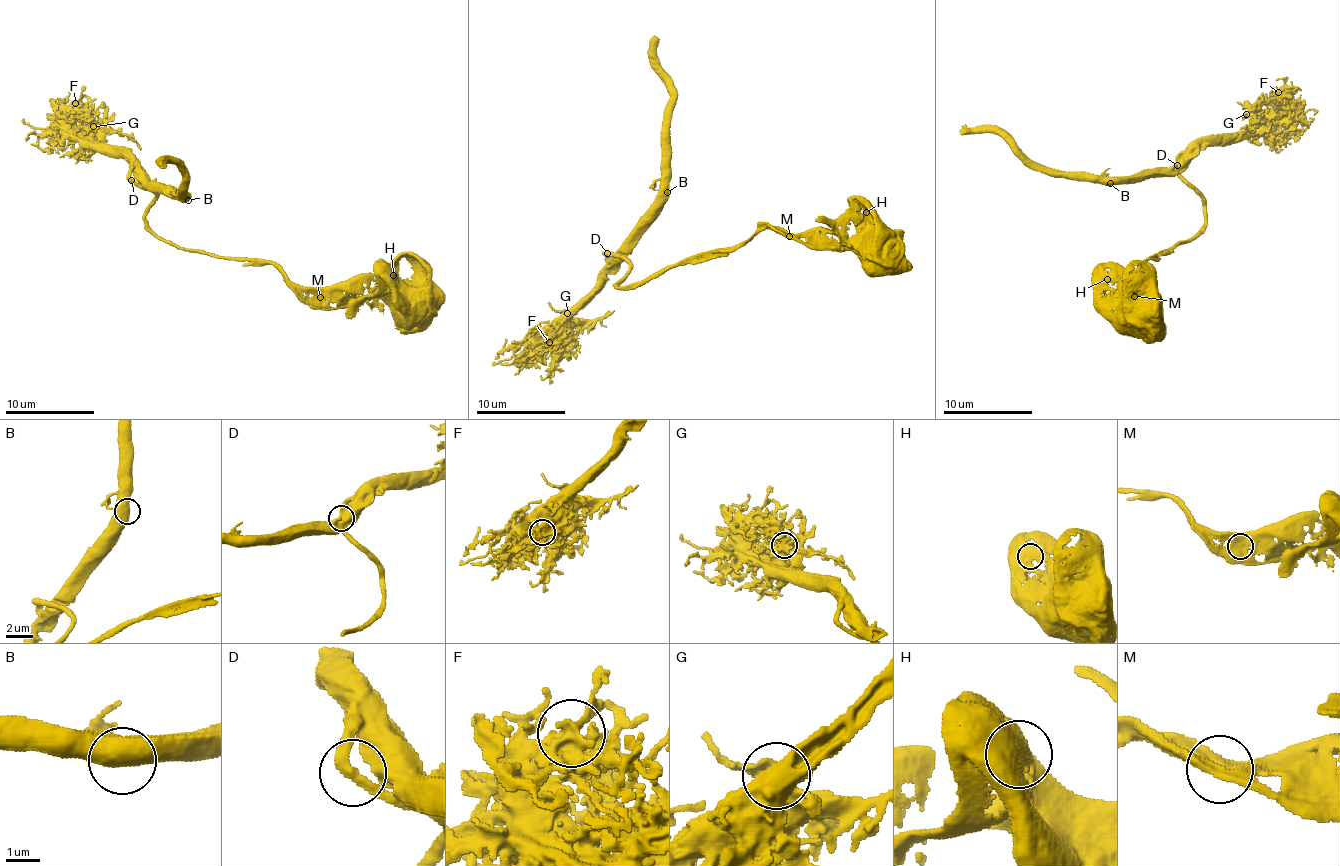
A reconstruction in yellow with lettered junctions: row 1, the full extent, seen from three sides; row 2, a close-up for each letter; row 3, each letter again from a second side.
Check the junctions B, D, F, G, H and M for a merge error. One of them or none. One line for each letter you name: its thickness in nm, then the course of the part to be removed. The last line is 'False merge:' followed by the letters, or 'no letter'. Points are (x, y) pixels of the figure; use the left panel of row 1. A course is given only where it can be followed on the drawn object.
False merge: no letter

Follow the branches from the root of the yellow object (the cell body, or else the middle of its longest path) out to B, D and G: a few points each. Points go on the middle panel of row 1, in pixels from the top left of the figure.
B: (879, 246), (827, 245), (761, 228), (738, 245), (701, 252), (616, 285), (629, 270), (625, 238), (667, 192)
D: (879, 246), (827, 245), (761, 228), (738, 245), (701, 252), (627, 287), (616, 285), (629, 265), (606, 252)
G: (879, 246), (761, 228), (627, 287), (616, 285), (629, 267), (619, 259), (567, 313)

